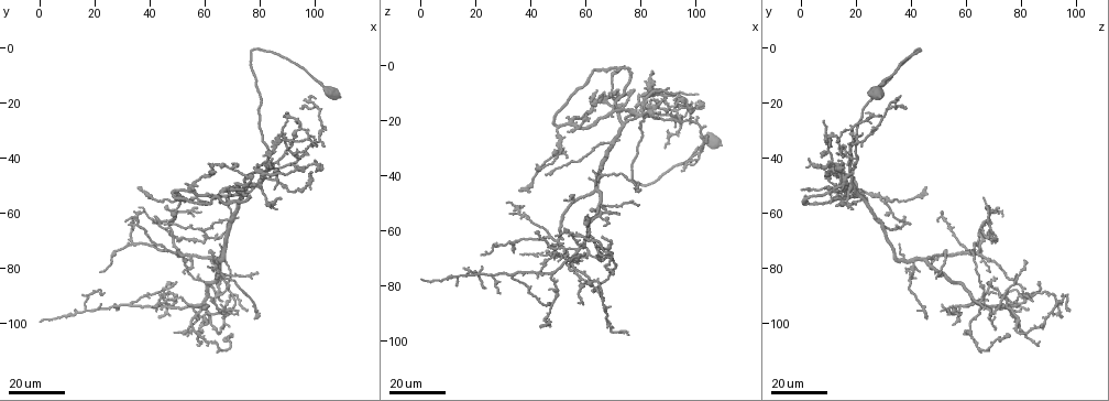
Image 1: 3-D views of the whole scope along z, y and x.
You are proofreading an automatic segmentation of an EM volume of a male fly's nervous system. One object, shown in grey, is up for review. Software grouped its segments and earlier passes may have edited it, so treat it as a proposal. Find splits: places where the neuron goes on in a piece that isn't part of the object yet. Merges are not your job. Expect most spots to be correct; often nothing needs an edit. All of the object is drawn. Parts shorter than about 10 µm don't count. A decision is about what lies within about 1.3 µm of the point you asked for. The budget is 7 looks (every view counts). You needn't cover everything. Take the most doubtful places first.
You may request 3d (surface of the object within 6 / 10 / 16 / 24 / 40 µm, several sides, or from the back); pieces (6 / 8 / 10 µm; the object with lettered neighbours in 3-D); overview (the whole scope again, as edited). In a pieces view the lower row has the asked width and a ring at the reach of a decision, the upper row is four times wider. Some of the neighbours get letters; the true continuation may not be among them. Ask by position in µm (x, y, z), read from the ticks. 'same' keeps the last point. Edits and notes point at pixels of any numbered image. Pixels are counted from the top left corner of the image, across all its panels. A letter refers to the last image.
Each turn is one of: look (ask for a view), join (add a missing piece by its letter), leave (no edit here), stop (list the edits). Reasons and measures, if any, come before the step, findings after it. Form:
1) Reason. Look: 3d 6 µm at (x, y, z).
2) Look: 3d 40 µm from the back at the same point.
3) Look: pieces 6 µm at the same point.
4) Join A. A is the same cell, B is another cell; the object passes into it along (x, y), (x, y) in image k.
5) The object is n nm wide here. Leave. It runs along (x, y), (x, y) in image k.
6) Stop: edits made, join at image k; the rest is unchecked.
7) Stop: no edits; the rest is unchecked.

End of a long branch. Look: 3d 24 µm at (66, 74, 62).

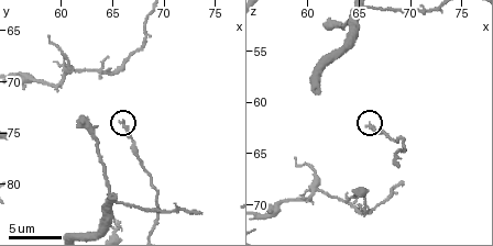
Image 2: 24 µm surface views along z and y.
Look: pieces 8 µm at (66.0, 73.8, 62.0).

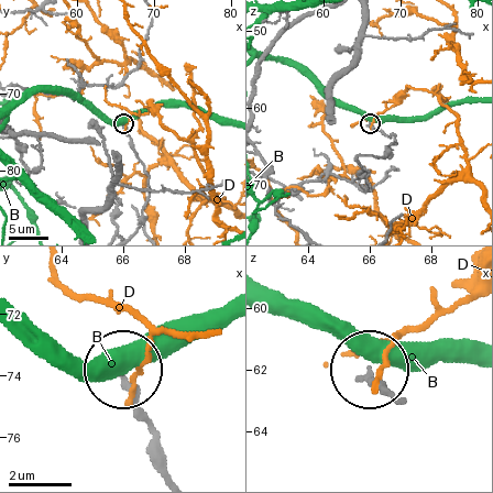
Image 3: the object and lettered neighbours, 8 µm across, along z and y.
The object is 170 nm wide here. Leave. B and D are other cells; no lettered piece goes on from it.

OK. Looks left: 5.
Tapers out. Look: 3d 16 µm at (75, 95, 97).

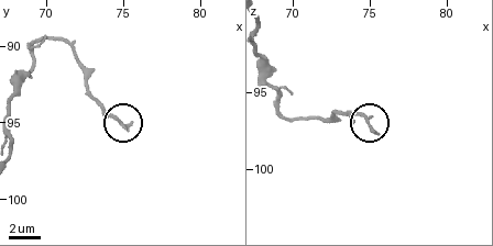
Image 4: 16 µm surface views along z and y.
What lies round it. Look: pieces 8 µm at (75.6, 95.2, 97.8).

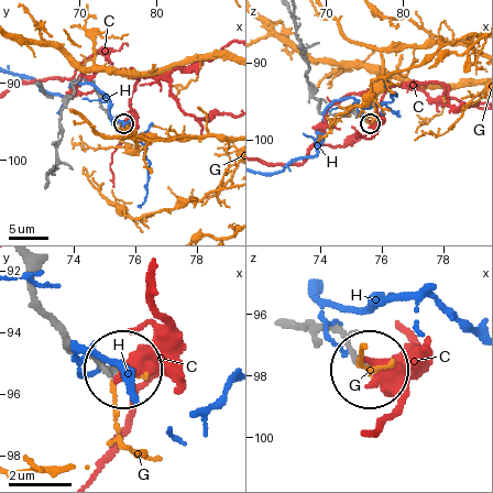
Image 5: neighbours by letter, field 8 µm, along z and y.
Leave. C, G and H are other cells; it runs along (292, 326), (331, 328), (368, 362) in image 5; no lettered piece goes on from it.

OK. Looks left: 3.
Long arm stops here. Look: 3d 24 µm at (43, 98, 95).

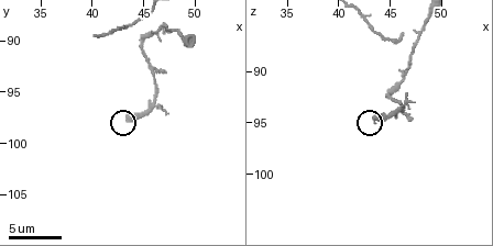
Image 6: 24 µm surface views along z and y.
Look: pieces 8 µm at (43.4, 97.4, 95.0).

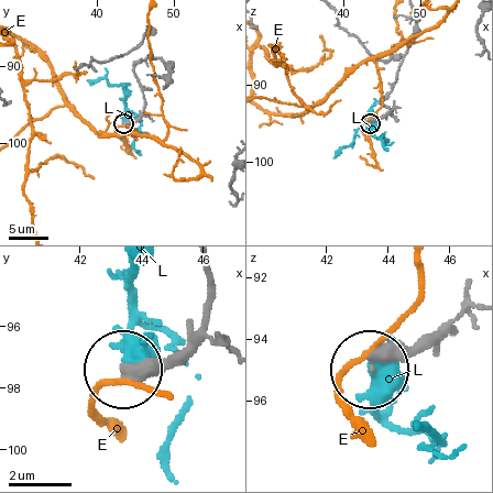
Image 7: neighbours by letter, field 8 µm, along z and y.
The object is 400 nm wide here. Leave. E and L are other cells; it runs along (204, 267), (209, 315), (201, 330), (170, 357), (122, 370) in image 7; no lettered piece goes on from it.

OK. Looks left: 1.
Stop: no edits; the rest is unchecked.

